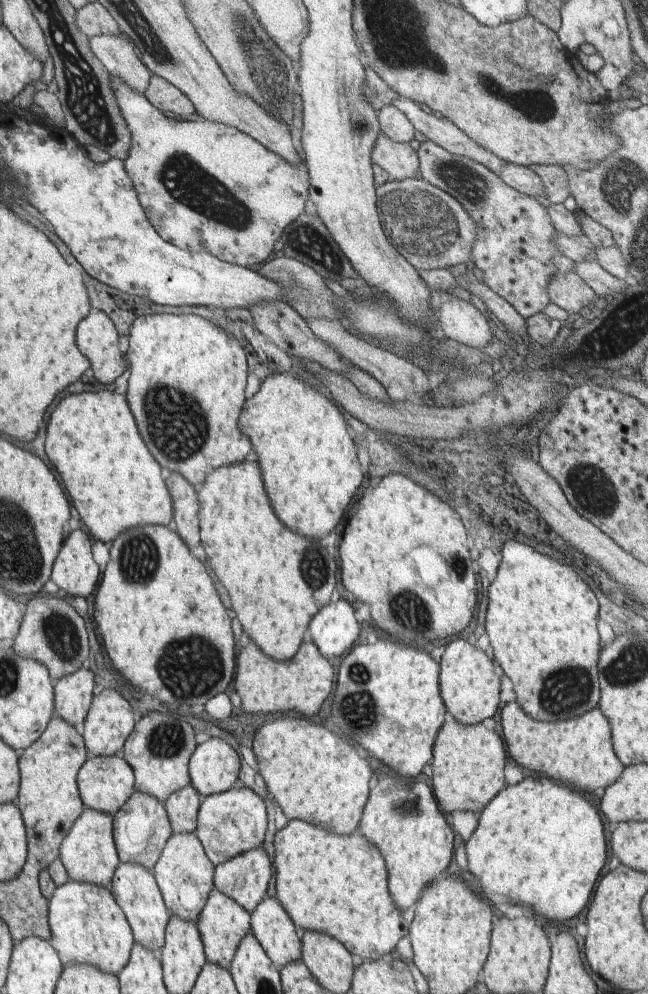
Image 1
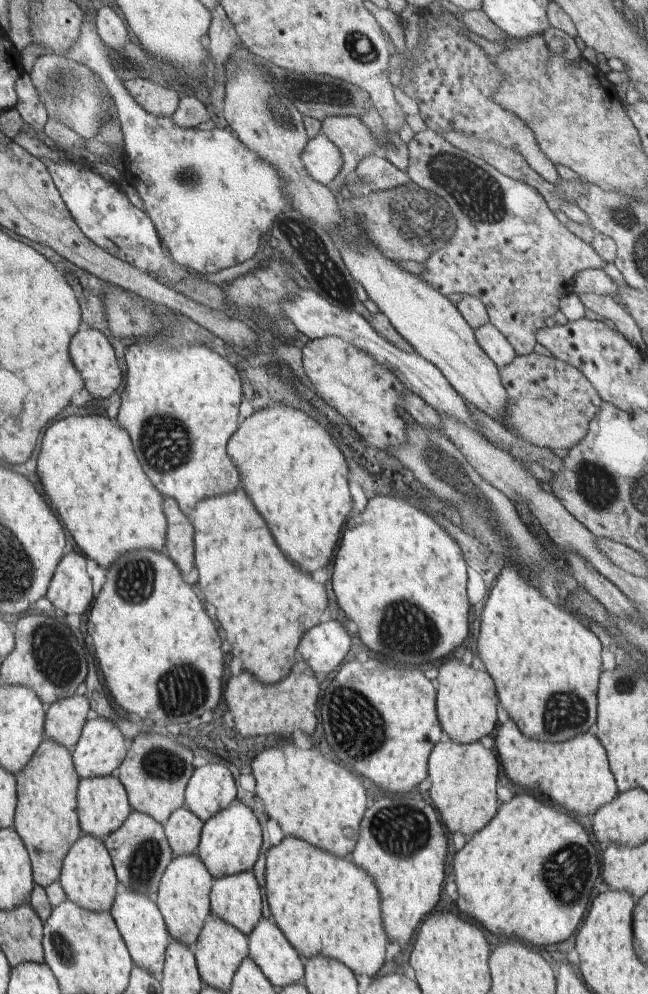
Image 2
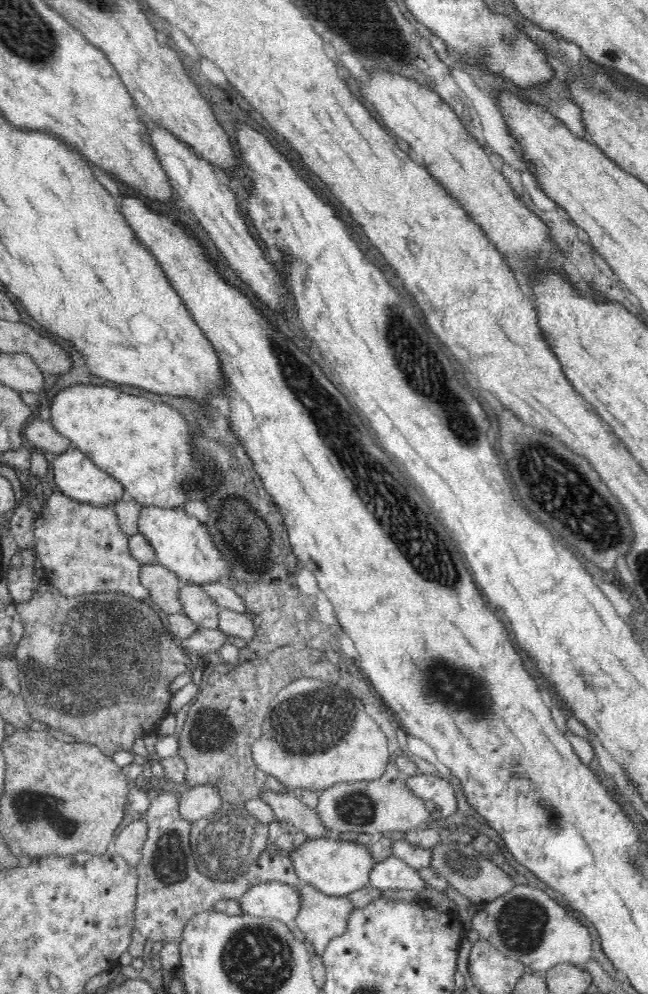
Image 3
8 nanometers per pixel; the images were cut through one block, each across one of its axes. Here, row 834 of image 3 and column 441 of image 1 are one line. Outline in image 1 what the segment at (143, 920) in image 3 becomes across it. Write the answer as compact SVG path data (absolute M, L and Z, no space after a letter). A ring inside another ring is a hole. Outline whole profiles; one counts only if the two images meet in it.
M435 142L420 143L417 153L419 176L455 198L477 224L471 261L473 267L482 272L481 283L511 304L525 319L542 312L551 303L549 283L559 269L553 261L553 257L562 255L555 239L560 233L554 228L547 208L538 203L531 195L518 192L515 188L508 186L497 173L492 172L483 164L468 157L452 154Z

